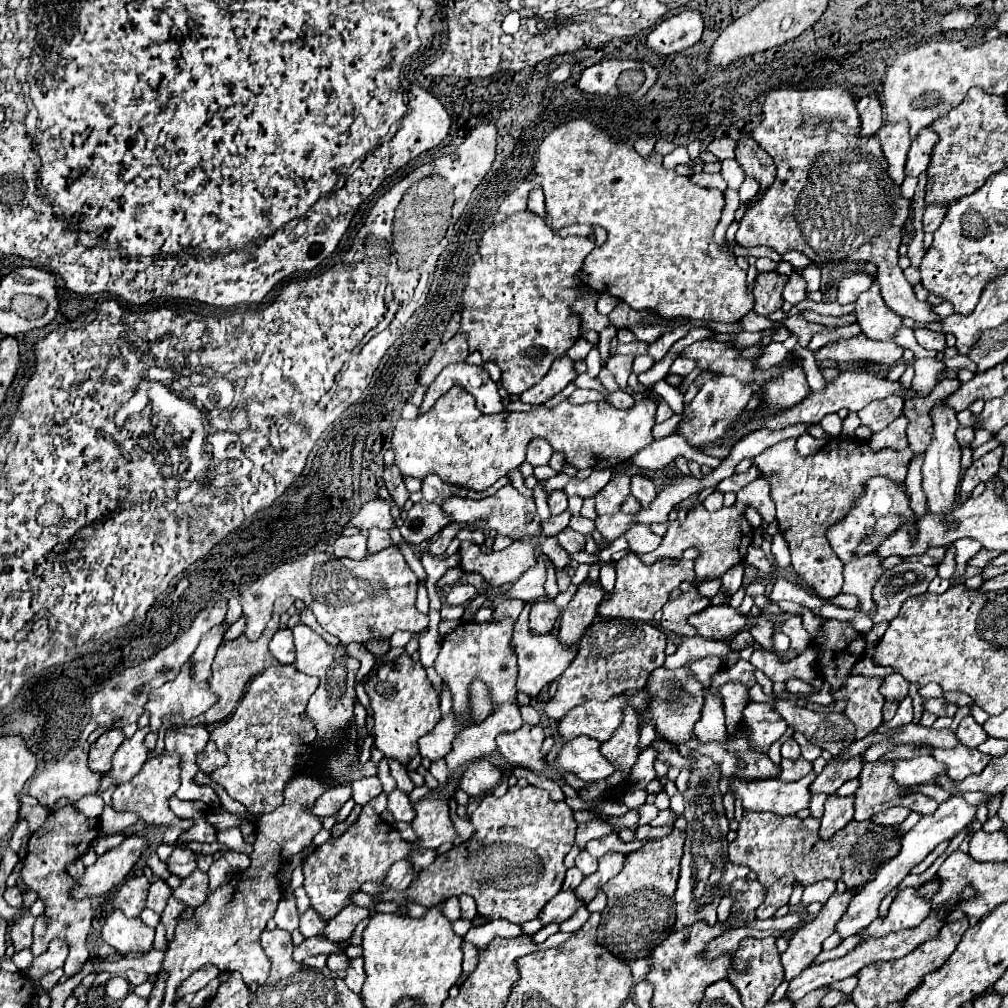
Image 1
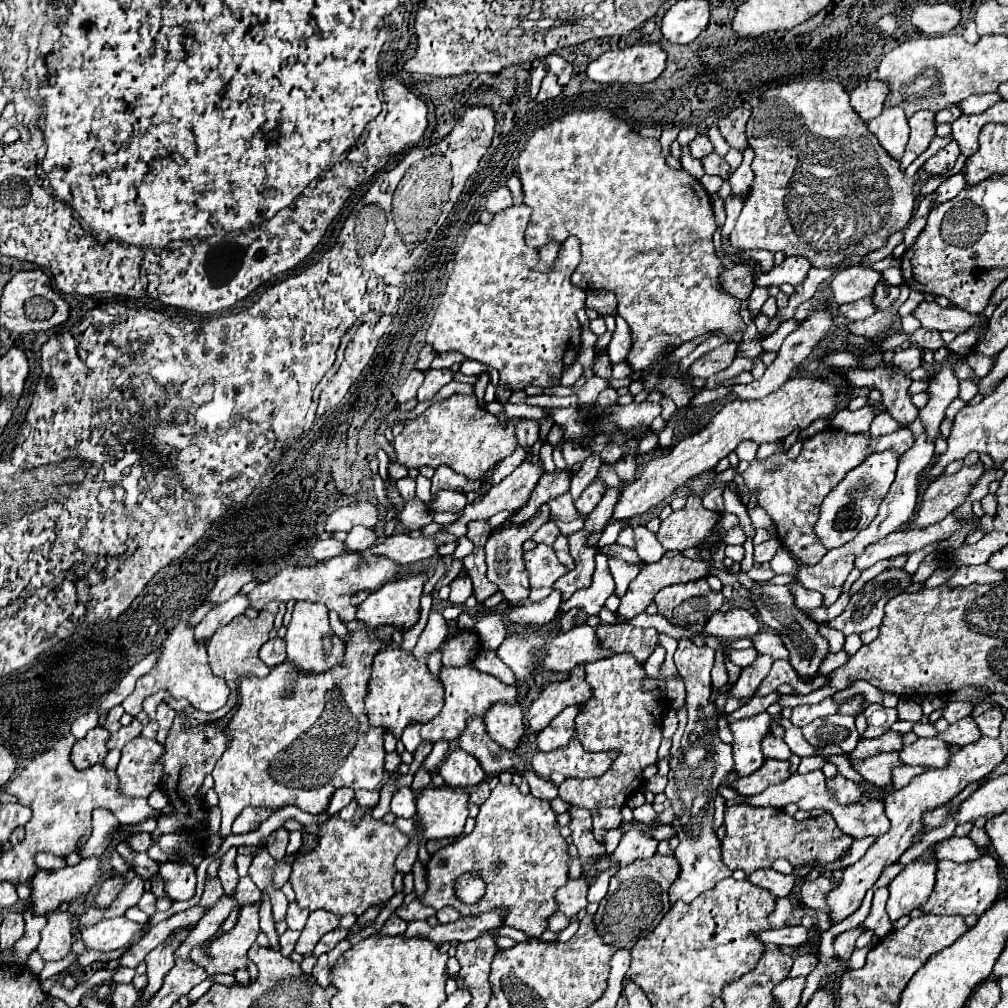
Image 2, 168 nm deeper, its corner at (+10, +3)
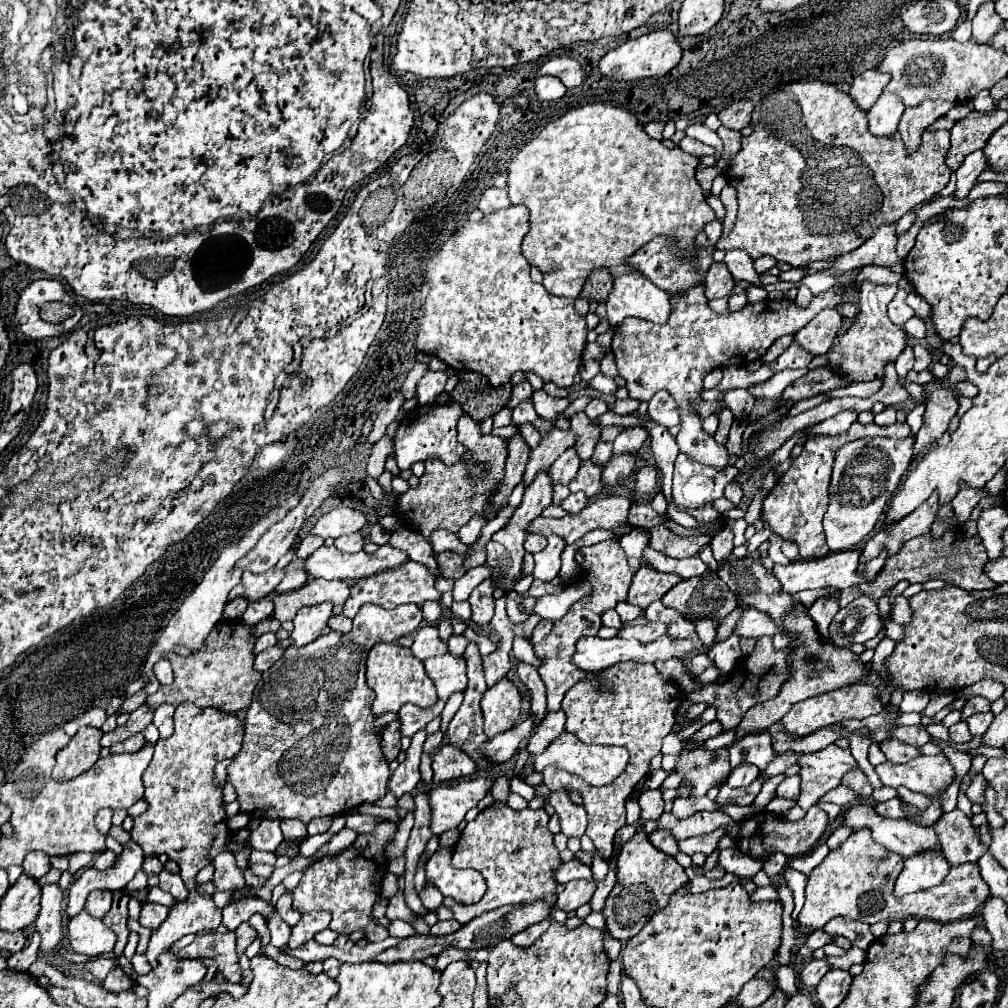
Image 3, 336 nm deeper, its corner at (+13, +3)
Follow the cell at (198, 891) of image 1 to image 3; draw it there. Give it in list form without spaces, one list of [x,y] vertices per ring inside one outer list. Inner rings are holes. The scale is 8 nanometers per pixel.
[[[163,870],[163,872],[159,874],[159,888],[165,890],[165,892],[169,892],[169,894],[173,894],[173,898],[179,900],[179,902],[183,902],[183,900],[187,898],[187,894],[189,894],[189,890],[187,890],[187,886],[183,884],[181,876],[179,876],[179,874],[171,874],[171,872],[167,872],[167,870]]]

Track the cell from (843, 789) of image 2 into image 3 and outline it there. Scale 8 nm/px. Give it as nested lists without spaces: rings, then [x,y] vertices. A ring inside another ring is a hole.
[[[851,770],[851,772],[847,772],[843,776],[841,784],[847,786],[847,788],[851,788],[857,796],[863,796],[863,798],[869,798],[871,792],[873,792],[873,786],[869,784],[867,776],[863,774],[863,770]]]

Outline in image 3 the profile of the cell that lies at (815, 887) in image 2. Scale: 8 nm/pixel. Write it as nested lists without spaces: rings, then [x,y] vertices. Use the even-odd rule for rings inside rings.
[[[869,830],[853,832],[847,842],[829,856],[809,874],[805,890],[805,906],[799,912],[799,924],[807,928],[823,928],[835,916],[847,916],[851,920],[861,920],[867,924],[875,922],[893,922],[905,920],[909,916],[929,918],[937,922],[953,922],[967,916],[973,916],[983,902],[989,898],[989,886],[979,874],[975,862],[965,862],[963,866],[951,866],[947,878],[941,886],[907,894],[903,898],[893,896],[893,882],[904,866],[904,859],[899,854],[889,852],[887,848],[873,842]]]

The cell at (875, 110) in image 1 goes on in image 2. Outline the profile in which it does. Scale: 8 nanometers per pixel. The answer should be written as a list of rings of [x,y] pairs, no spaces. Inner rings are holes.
[[[866,80],[852,90],[852,108],[862,116],[864,122],[876,118],[884,108],[884,98],[888,96],[888,84],[882,80]]]

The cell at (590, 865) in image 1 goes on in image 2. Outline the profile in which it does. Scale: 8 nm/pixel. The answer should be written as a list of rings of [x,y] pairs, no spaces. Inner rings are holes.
[[[570,806],[568,814],[570,814],[572,840],[580,852],[580,860],[586,860],[594,854],[602,854],[604,846],[598,846],[592,834],[592,814],[586,808],[576,808],[576,806]]]

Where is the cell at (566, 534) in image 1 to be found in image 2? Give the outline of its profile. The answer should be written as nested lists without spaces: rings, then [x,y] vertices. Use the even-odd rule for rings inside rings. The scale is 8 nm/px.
[[[548,520],[548,522],[532,536],[532,540],[534,540],[536,544],[548,544],[548,546],[552,546],[558,534],[560,534],[558,526],[556,526],[552,520]]]

